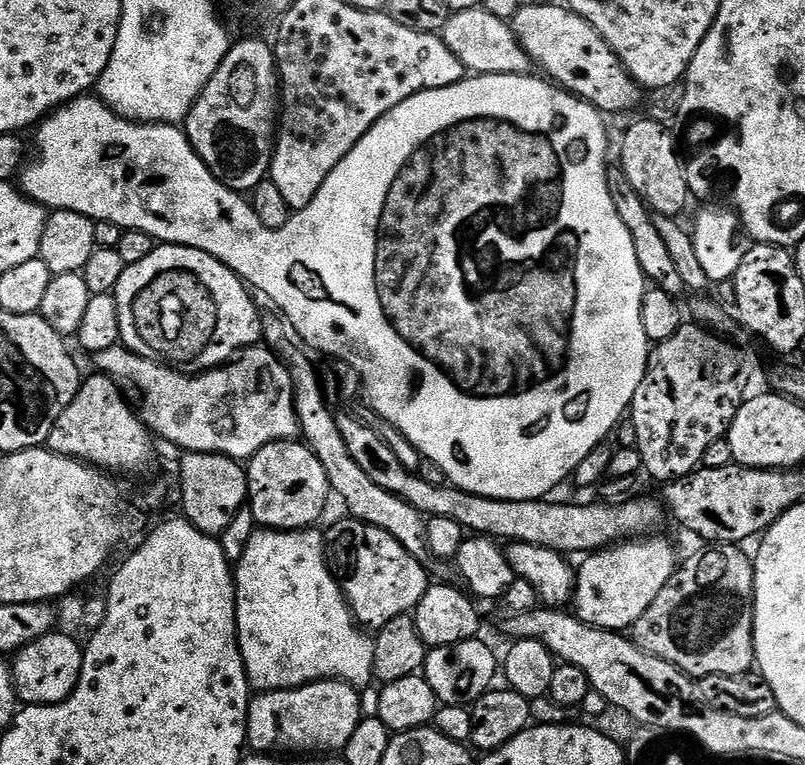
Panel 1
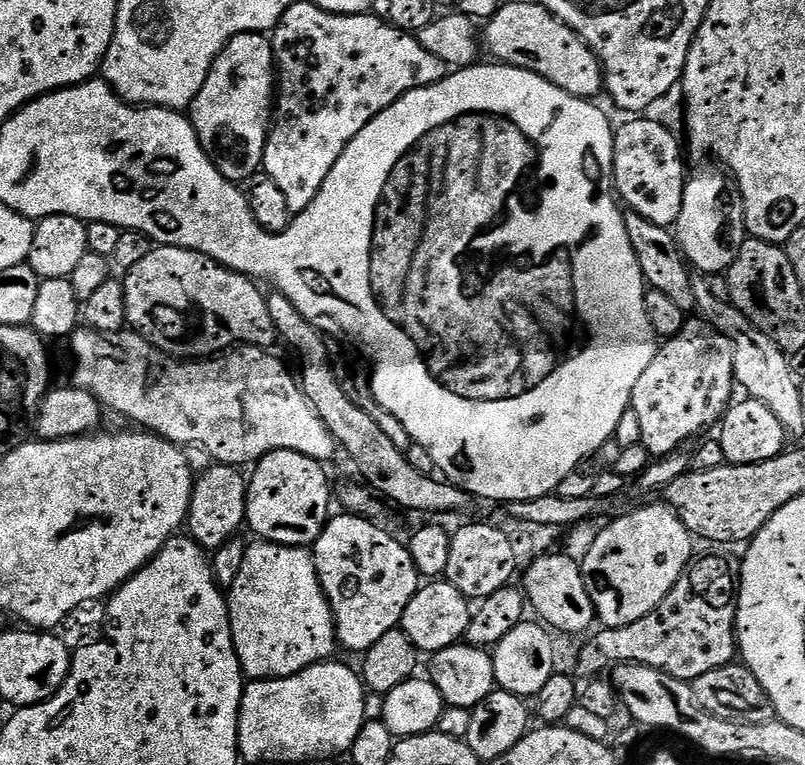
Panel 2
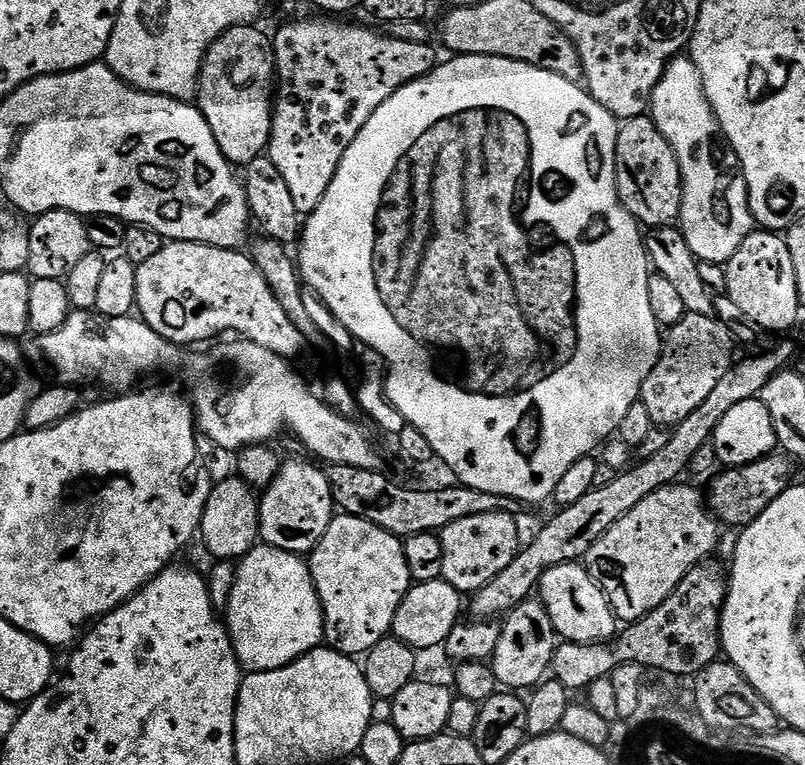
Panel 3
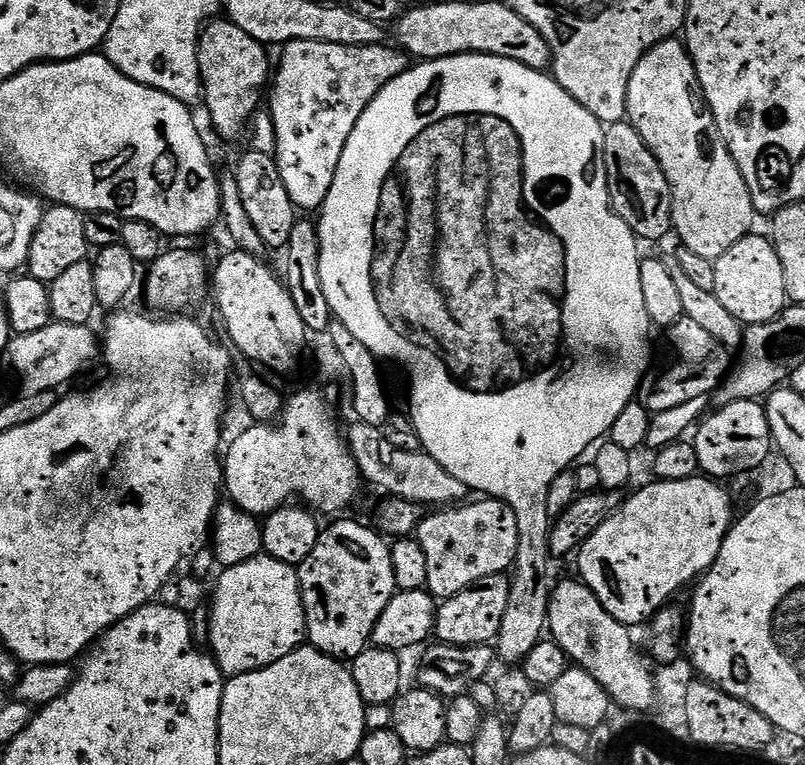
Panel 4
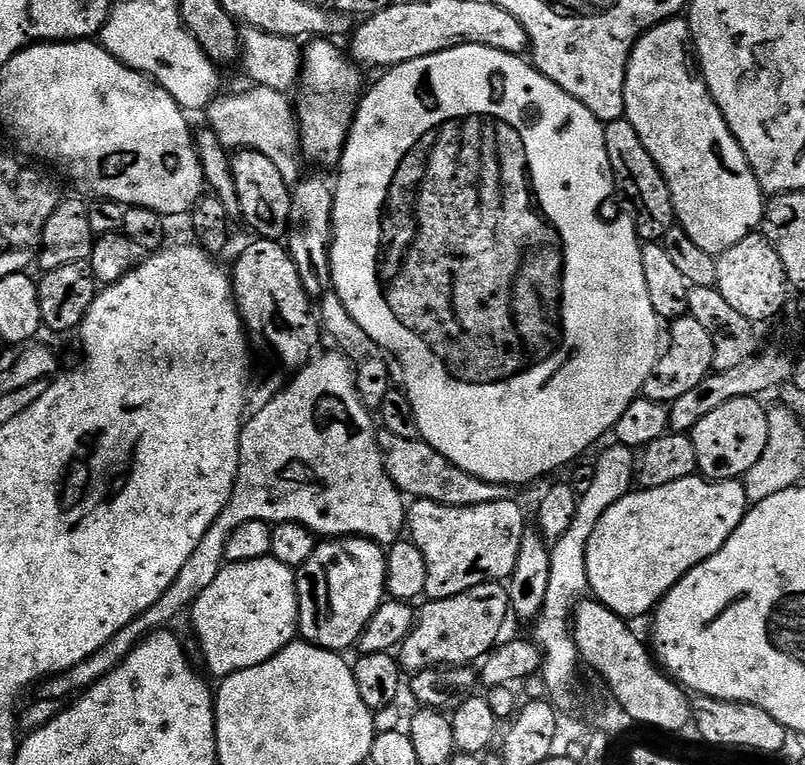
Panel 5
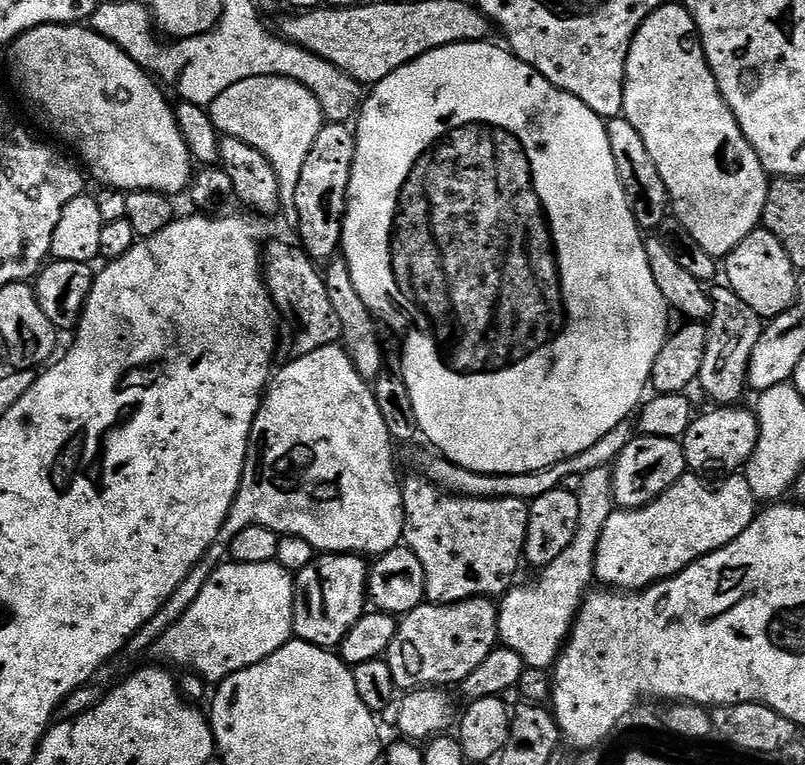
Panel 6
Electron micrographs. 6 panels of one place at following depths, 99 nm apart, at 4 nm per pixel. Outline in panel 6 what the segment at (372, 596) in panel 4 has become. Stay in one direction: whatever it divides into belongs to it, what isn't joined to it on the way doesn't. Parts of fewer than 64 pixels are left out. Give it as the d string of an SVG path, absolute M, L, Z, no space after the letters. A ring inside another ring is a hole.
M347 552L320 554L310 566L295 573L296 605L292 611L292 626L299 639L332 650L346 638L354 622L363 618L370 571L369 565L364 565L364 560L363 555Z

